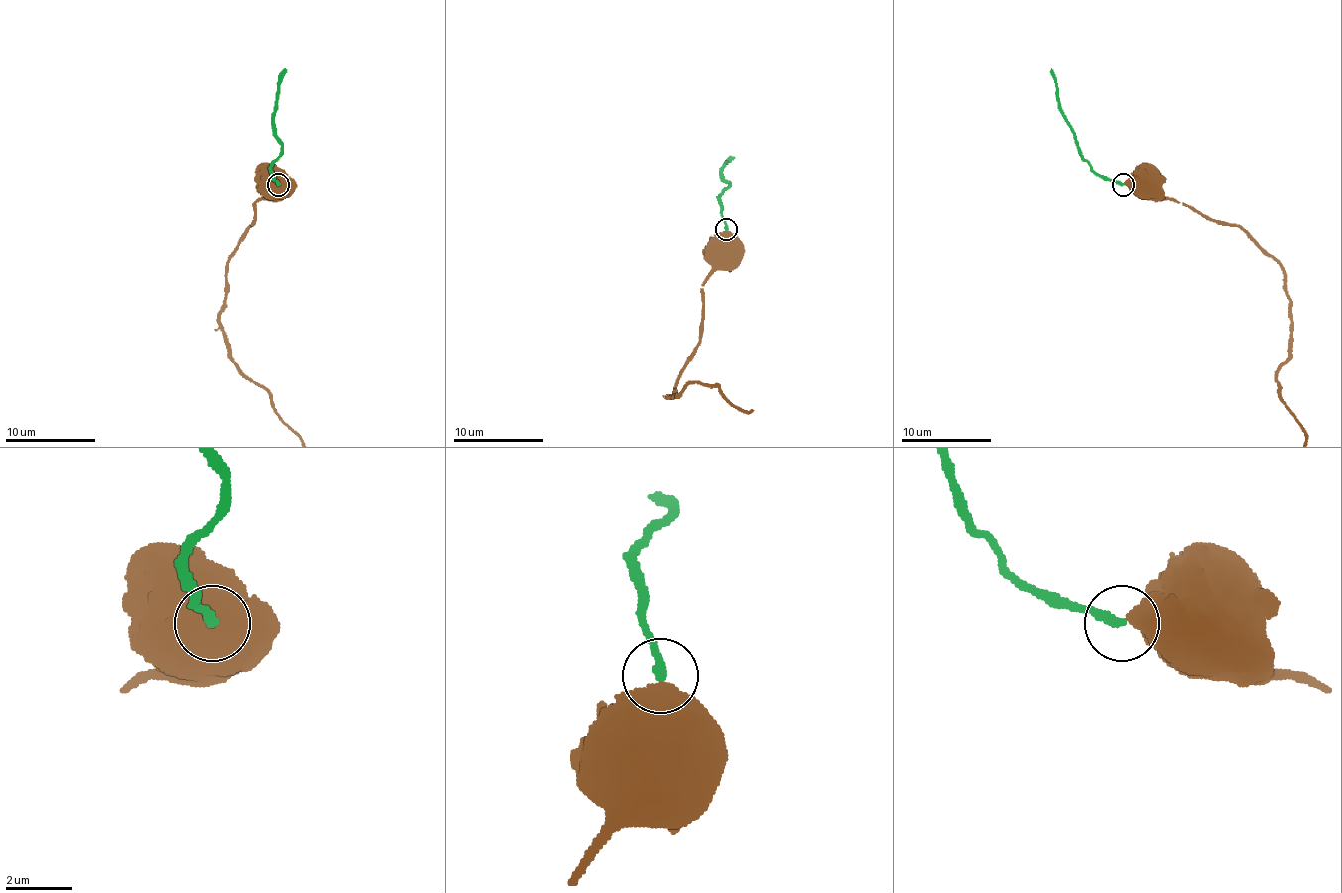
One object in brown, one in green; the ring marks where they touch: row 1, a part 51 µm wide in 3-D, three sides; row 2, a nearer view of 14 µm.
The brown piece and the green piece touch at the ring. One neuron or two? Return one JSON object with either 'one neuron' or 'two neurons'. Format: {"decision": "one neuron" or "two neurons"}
{"decision": "two neurons"}

